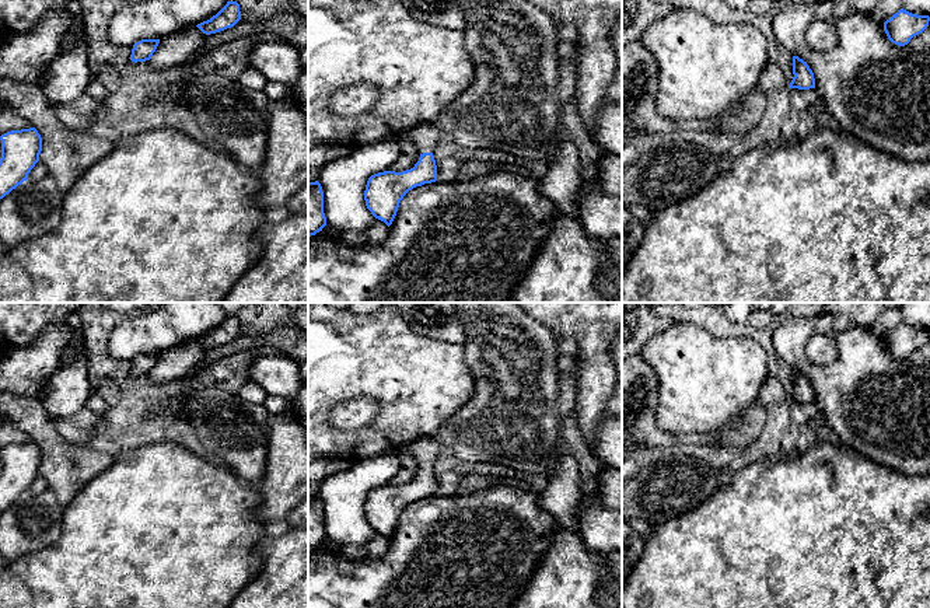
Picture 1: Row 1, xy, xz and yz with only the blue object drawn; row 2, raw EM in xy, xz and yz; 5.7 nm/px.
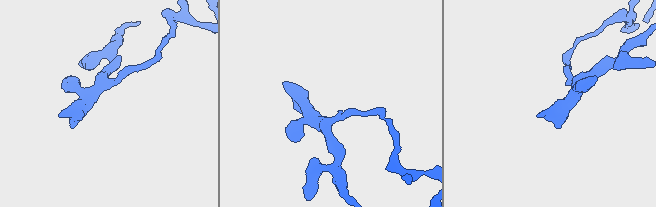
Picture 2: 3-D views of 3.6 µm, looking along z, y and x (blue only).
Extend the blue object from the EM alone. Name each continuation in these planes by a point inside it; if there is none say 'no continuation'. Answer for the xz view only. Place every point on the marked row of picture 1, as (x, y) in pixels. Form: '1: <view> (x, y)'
1: xz (425, 136)

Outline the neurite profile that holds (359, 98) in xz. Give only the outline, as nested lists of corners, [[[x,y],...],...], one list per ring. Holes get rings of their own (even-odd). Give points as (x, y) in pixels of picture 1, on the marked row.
[[[371,83],[347,85],[331,95],[329,109],[338,116],[353,118],[368,112],[380,94],[380,88]]]

